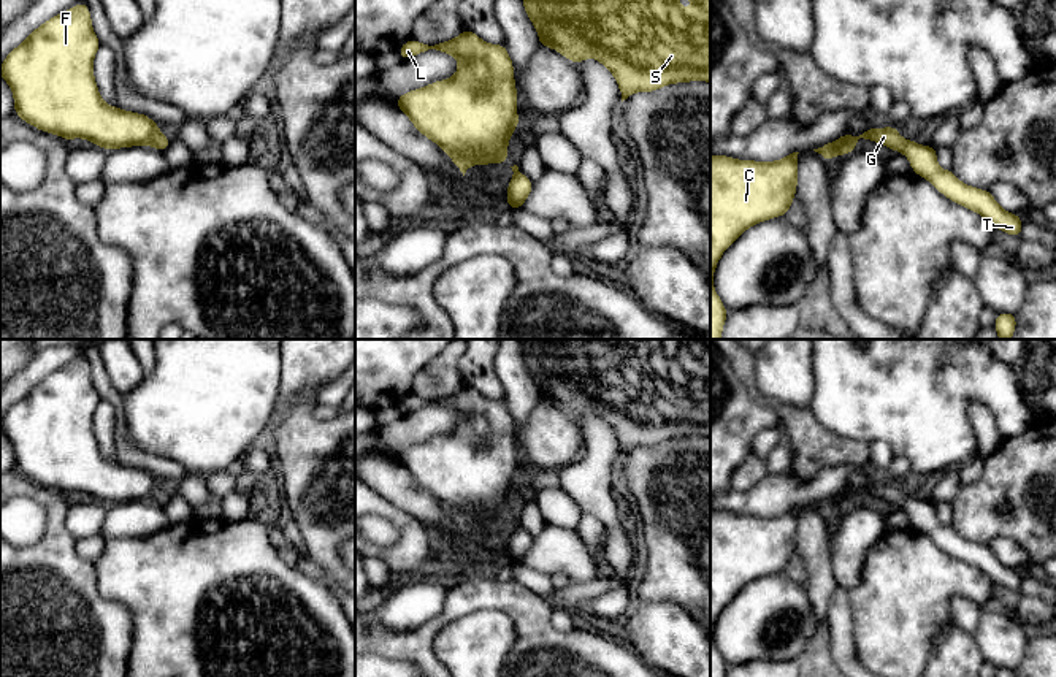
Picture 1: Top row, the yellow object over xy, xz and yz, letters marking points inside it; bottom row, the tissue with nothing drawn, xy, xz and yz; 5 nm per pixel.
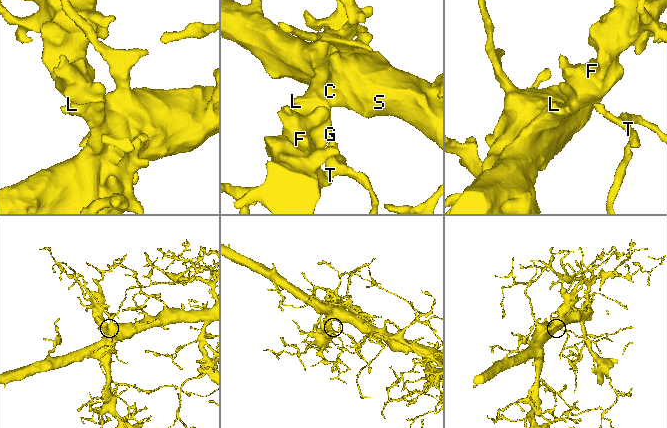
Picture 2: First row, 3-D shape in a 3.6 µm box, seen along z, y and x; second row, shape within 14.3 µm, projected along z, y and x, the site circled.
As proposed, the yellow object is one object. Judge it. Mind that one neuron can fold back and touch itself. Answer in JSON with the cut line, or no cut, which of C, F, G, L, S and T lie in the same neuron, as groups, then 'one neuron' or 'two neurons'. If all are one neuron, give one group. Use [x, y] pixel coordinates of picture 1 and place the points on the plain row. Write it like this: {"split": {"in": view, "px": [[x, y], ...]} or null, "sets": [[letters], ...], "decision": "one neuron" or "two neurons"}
{"split": null, "sets": [["C", "F", "G", "L", "S", "T"]], "decision": "one neuron"}

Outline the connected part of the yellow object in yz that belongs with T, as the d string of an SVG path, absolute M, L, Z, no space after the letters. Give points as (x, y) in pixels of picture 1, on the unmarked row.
M896 480L885 484L870 482L859 491L845 488L839 495L813 506L828 517L832 512L847 511L855 506L859 493L883 499L894 507L902 507L909 514L912 526L928 534L948 555L975 566L994 583L1016 593L1021 591L1023 574L1020 571L1002 564L989 545L967 541L956 533L953 525L939 523L937 506L932 501L904 495Z

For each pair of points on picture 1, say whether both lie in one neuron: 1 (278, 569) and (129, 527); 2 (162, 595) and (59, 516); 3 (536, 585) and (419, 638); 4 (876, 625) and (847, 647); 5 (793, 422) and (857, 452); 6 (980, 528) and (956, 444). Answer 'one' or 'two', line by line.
1: two
2: two
3: two
4: two
5: one
6: two

